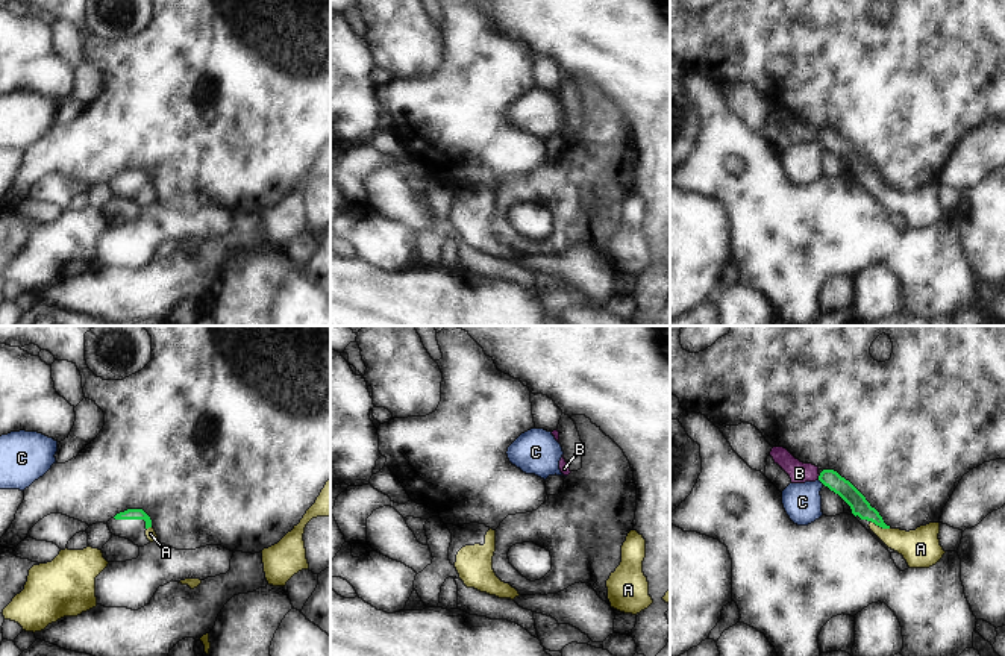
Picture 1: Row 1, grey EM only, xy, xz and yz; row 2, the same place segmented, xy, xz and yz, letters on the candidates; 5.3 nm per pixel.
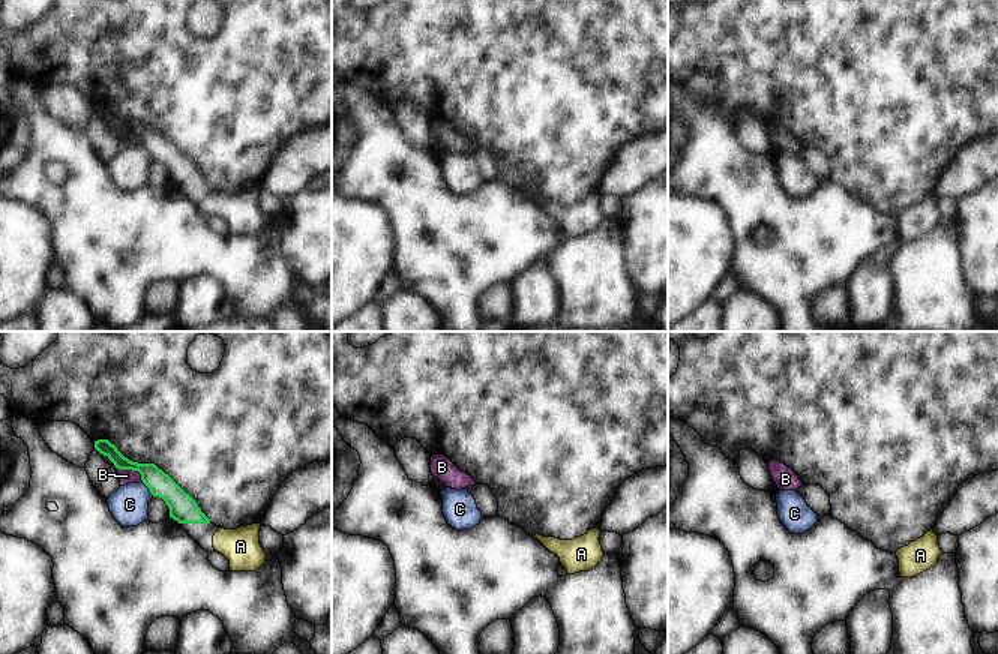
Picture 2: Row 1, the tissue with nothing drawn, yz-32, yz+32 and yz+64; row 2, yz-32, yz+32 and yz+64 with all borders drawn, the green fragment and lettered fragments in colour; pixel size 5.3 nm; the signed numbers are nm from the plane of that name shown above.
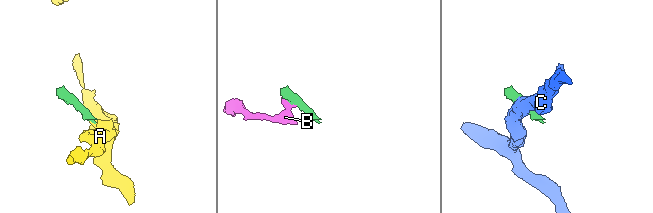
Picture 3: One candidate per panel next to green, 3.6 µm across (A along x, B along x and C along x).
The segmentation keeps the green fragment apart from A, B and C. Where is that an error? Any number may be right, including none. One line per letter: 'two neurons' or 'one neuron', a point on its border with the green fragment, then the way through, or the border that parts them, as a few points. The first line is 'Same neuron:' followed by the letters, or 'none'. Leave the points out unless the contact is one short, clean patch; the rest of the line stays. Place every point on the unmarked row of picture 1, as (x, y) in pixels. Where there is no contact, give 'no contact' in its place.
Same neuron: A
A: one neuron; meets green in yz at (881, 187); runs through yz (860, 167), (881, 187), (893, 199), (920, 209)
B: two neurons; meets green in yz at (819, 138); border along yz (820, 135), (817, 140)
C: two neurons; meets green in yz at (822, 143); border along yz (819, 140), (823, 144)

